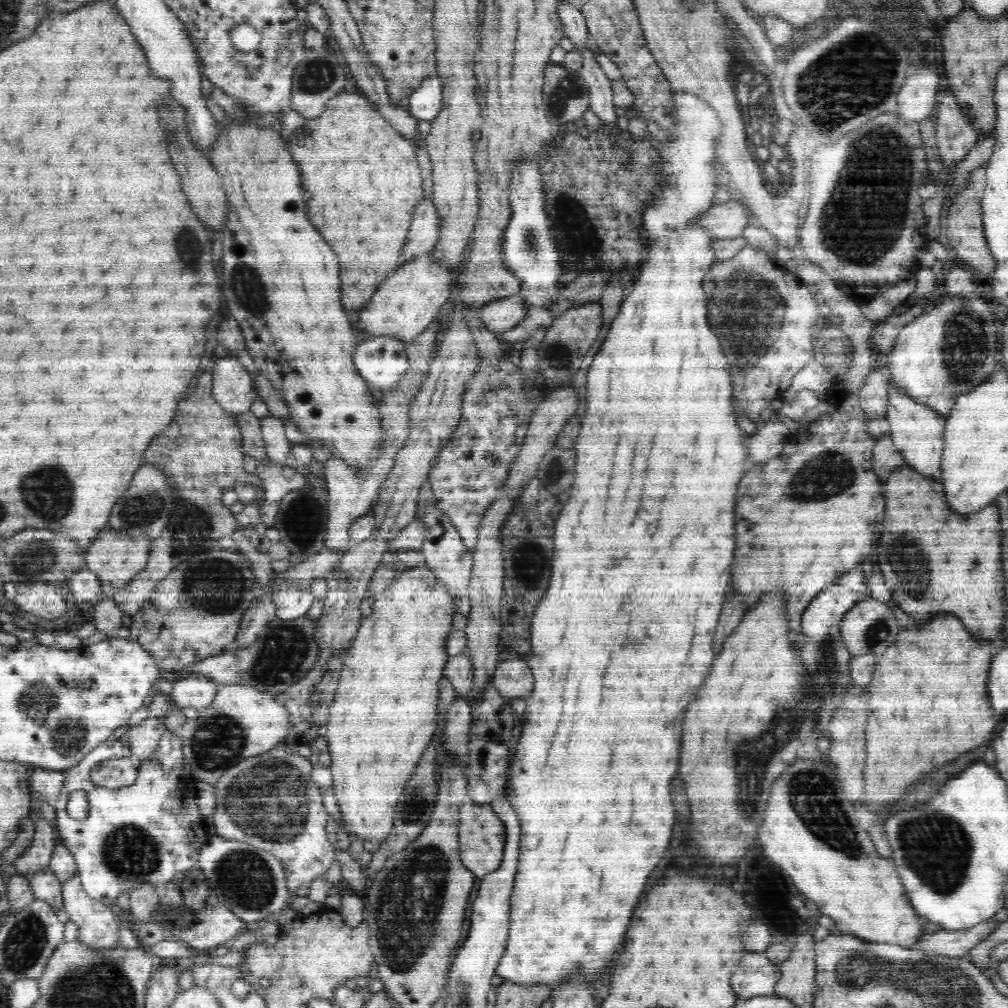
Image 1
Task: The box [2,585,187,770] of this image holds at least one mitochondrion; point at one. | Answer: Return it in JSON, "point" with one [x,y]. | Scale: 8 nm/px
{"point":[39,705]}

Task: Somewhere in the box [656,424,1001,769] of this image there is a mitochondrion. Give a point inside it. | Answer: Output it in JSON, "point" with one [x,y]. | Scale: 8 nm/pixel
{"point":[815,481]}

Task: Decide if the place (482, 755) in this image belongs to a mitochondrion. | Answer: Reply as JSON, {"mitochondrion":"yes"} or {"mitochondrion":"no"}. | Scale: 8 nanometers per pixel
{"mitochondrion":"no"}

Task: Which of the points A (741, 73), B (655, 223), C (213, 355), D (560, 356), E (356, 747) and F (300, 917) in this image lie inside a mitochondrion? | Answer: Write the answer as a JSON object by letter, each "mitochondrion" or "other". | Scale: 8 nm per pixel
{"A":"mitochondrion","B":"other","C":"other","D":"mitochondrion","E":"other","F":"other"}

